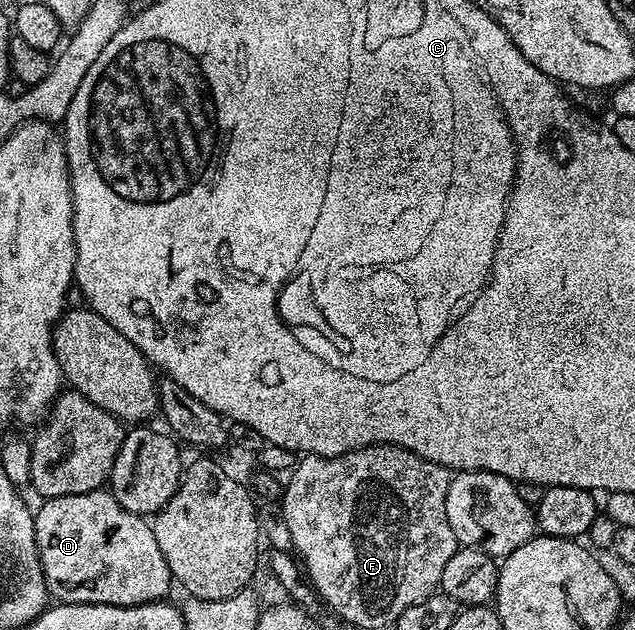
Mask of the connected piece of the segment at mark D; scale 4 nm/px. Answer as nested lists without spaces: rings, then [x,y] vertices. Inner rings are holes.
[[[97,490],[45,499],[41,509],[34,513],[34,530],[44,580],[57,601],[133,608],[163,601],[167,597],[164,595],[174,588],[172,571],[166,566],[166,558],[162,558],[162,550],[158,550],[158,538],[154,538],[151,523],[141,513],[123,508],[111,491]]]

